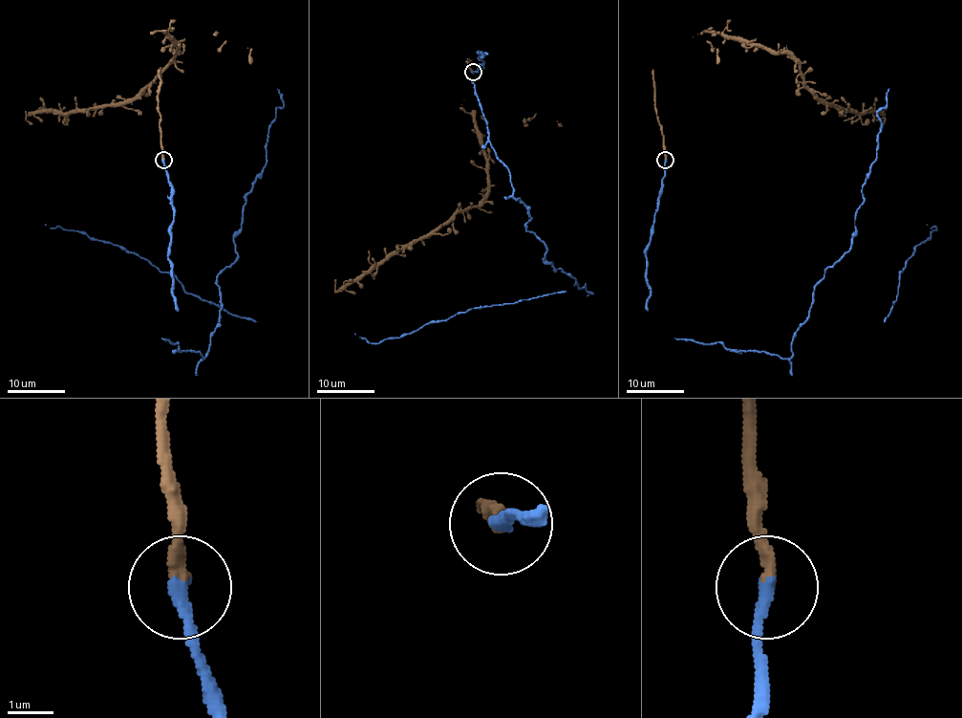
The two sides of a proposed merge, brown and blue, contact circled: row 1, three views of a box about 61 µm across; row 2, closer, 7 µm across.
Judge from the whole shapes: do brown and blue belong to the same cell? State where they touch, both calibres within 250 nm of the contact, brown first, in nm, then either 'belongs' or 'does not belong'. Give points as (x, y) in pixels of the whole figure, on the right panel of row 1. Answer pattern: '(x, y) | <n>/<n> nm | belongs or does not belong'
(665, 160) | 260/320 nm | belongs

